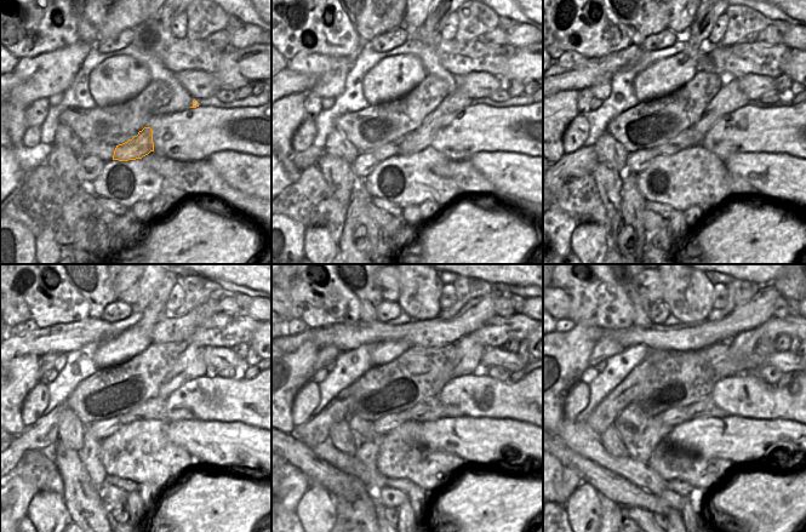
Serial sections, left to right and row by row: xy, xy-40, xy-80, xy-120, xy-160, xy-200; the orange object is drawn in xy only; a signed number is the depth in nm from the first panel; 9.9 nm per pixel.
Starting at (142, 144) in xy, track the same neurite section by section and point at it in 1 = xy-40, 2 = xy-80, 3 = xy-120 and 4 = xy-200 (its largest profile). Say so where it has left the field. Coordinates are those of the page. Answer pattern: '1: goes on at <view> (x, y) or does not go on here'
1: goes on at xy-40 (417, 141)
2: goes on at xy-80 (730, 98)
3: goes on at xy-120 (190, 365)
4: goes on at xy-200 (736, 343)

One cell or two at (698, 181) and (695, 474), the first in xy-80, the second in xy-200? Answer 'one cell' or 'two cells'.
one cell

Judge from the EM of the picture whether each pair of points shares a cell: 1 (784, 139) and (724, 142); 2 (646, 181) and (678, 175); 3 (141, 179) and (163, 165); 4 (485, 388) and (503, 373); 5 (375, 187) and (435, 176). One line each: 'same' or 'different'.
1: same
2: same
3: different
4: different
5: same

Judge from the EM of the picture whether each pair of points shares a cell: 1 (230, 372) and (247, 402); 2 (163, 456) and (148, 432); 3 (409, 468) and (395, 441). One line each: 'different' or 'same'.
1: different
2: same
3: same

